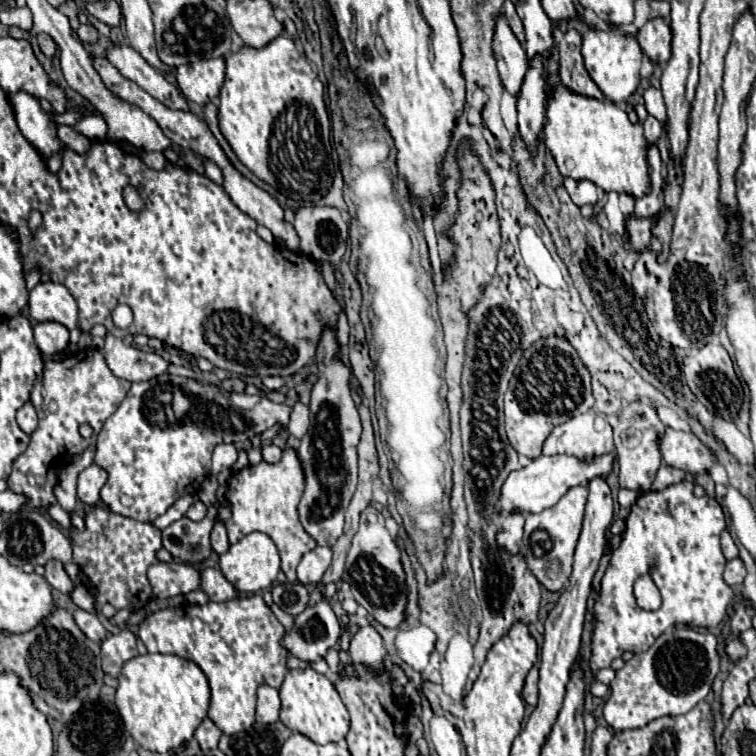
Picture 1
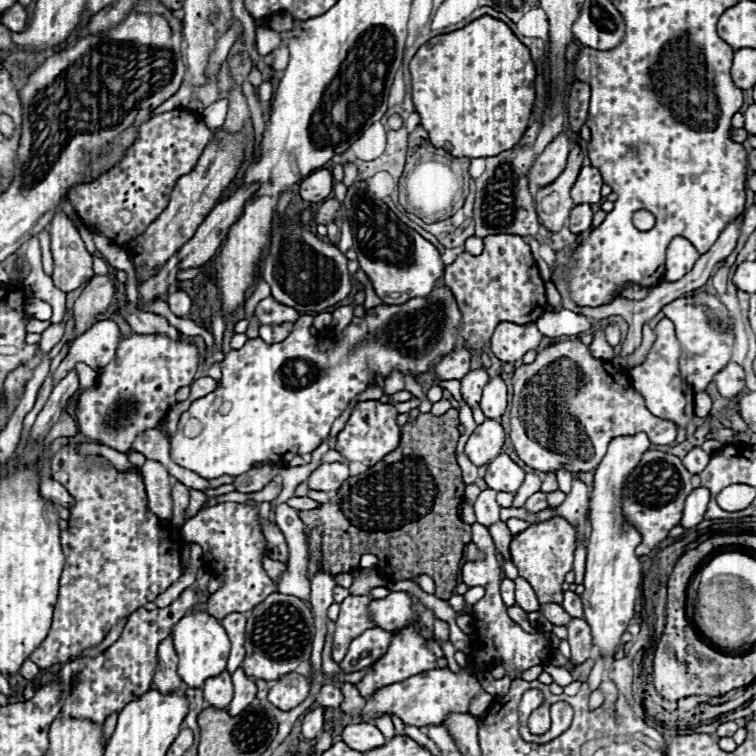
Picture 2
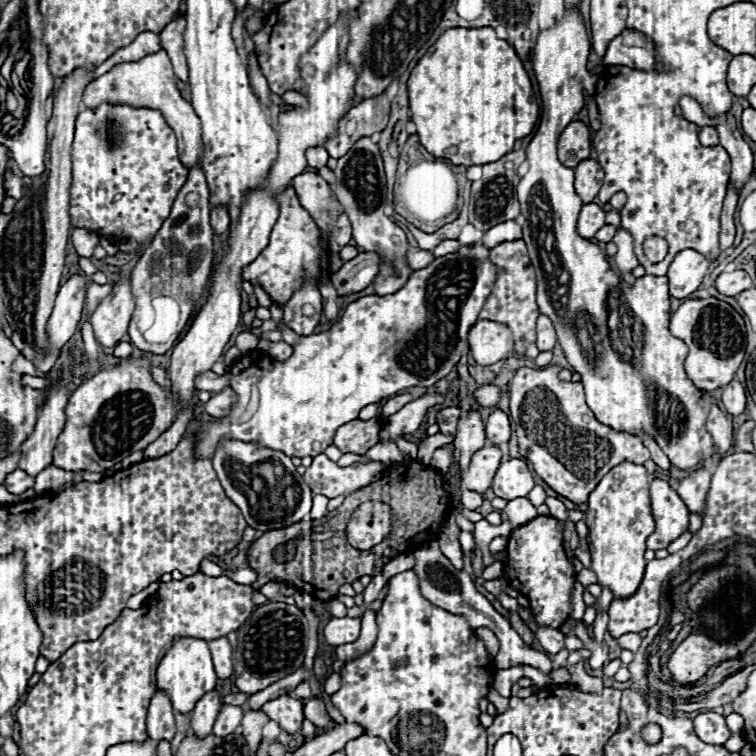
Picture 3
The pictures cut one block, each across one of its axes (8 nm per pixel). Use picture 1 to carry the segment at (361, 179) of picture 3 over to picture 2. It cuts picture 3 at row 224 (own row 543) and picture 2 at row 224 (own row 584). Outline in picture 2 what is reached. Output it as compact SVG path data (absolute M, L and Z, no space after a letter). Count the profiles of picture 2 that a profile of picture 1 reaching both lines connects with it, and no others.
M358 182L350 186L344 208L360 268L368 274L384 304L404 304L410 298L426 298L436 288L436 282L444 276L444 262L434 244L408 228L382 200L368 200L366 190Z

